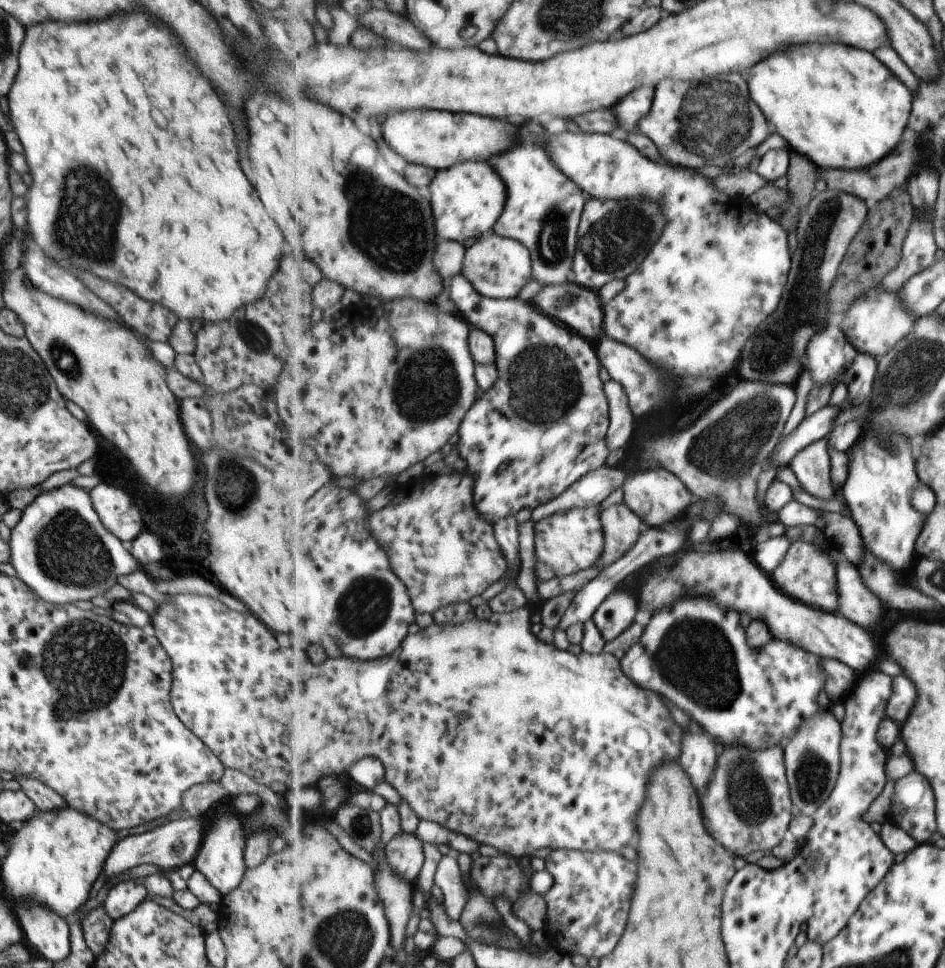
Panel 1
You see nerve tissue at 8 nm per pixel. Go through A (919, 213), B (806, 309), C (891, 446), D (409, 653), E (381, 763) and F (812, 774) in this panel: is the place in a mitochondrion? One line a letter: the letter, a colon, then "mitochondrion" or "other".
A: other
B: mitochondrion
C: mitochondrion
D: other
E: other
F: mitochondrion

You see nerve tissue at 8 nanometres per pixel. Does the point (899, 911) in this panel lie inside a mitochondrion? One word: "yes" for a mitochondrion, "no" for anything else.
no

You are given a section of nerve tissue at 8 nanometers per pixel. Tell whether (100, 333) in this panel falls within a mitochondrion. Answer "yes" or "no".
no

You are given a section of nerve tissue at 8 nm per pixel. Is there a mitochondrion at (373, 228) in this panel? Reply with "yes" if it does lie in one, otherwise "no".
yes

